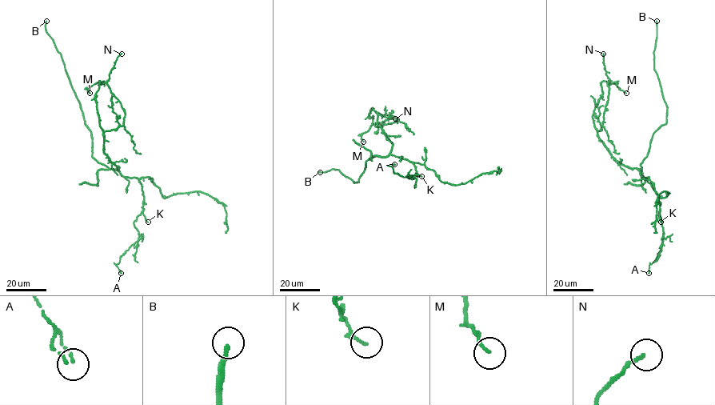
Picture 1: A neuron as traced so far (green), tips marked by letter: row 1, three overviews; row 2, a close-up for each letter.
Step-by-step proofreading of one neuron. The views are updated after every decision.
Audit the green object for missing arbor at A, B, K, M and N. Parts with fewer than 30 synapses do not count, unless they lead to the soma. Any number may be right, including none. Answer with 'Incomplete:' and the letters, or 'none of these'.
Incomplete: B

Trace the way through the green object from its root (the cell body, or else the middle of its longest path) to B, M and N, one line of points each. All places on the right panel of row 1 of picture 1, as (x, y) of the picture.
B: (641, 166), (640, 165), (647, 156), (652, 134), (666, 122), (667, 106), (654, 70), (657, 21)
M: (641, 166), (626, 166), (611, 155), (597, 137), (593, 117), (602, 93), (601, 82), (613, 82), (626, 93)
N: (641, 166), (639, 170), (630, 168), (619, 162), (597, 137), (609, 92), (609, 78), (605, 68), (603, 54)

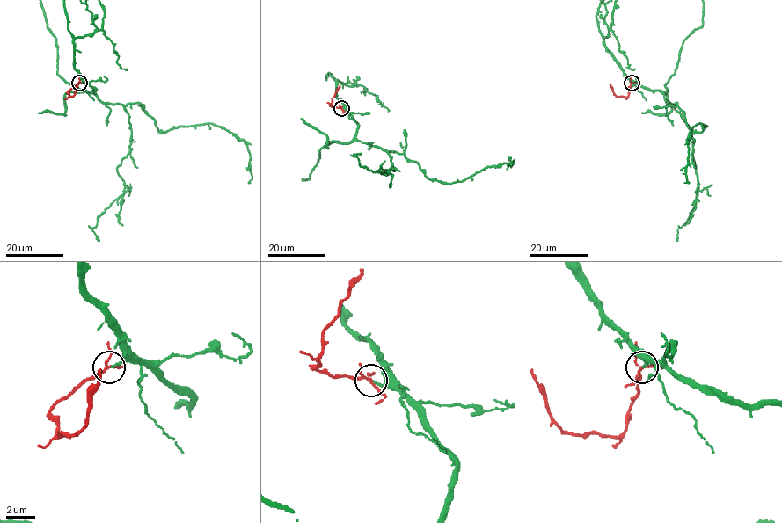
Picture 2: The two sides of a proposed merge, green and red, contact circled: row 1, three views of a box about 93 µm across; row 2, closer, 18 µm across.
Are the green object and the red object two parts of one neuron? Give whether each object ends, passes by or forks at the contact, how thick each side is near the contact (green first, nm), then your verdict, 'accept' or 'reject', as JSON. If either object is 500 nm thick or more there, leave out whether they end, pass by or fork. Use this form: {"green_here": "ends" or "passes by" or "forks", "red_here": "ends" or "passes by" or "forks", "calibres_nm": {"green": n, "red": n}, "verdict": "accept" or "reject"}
{"green_here": "ends", "red_here": "forks", "calibres_nm": {"green": 160, "red": 150}, "verdict": "accept"}

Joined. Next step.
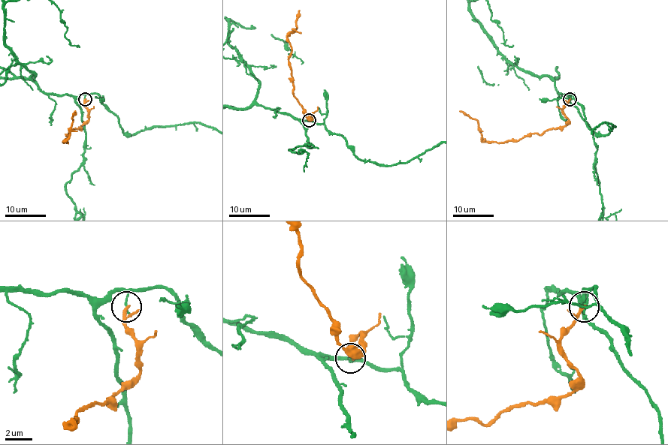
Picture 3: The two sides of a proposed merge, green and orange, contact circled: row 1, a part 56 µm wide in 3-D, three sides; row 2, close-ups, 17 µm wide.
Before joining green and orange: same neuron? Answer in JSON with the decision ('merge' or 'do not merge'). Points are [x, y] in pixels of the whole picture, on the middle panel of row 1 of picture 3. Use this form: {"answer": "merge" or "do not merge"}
{"answer": "do not merge"}

